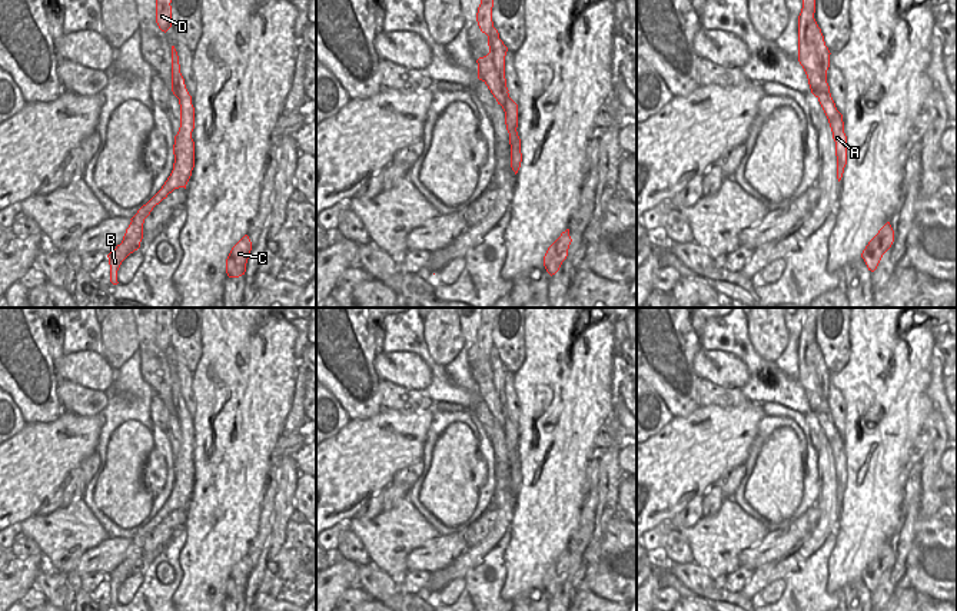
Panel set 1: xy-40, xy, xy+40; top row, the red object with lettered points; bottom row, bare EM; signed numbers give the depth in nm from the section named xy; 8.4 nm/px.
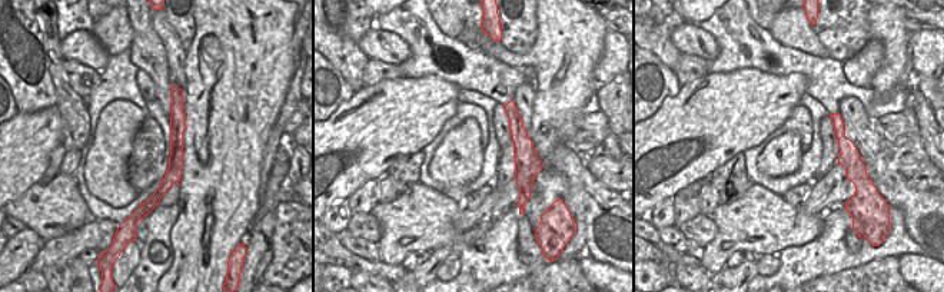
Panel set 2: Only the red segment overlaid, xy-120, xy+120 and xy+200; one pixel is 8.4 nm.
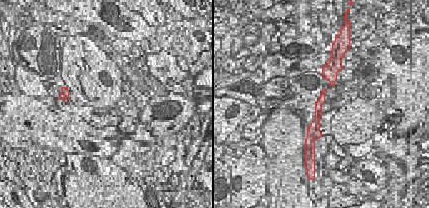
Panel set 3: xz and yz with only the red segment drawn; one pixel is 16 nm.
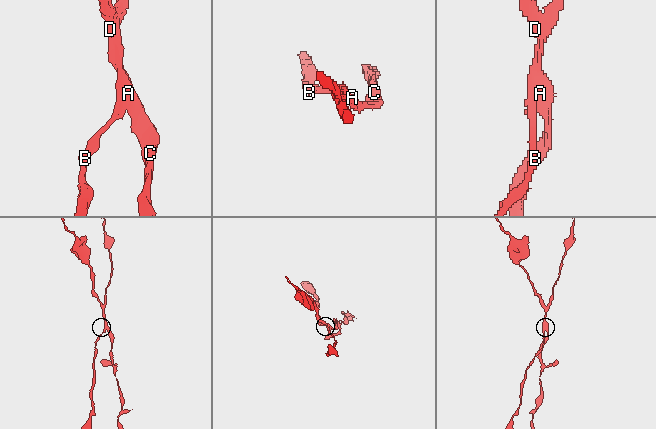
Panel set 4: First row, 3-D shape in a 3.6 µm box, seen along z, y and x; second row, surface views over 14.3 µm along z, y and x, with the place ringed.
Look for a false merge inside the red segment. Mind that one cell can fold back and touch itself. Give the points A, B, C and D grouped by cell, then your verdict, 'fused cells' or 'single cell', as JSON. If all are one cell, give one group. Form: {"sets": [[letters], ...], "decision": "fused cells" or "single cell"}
{"sets": [["A", "C"], ["B", "D"]], "decision": "fused cells"}

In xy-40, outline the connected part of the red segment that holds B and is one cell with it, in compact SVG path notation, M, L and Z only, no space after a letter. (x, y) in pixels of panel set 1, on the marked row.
M172 46L172 92L179 99L180 104L180 127L175 136L173 145L173 170L162 189L130 219L132 222L126 229L122 243L107 255L110 265L110 282L113 285L119 283L117 270L122 262L140 248L144 219L150 215L153 207L166 199L175 189L186 189L195 167L195 142L192 139L192 132L195 129L195 107L180 73L179 56L175 46Z

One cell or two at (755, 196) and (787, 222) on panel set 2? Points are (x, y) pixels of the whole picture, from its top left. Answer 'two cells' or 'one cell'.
one cell

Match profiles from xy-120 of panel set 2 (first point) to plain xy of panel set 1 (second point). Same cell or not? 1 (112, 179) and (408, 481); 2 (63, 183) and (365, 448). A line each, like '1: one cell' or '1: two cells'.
1: two cells
2: two cells

